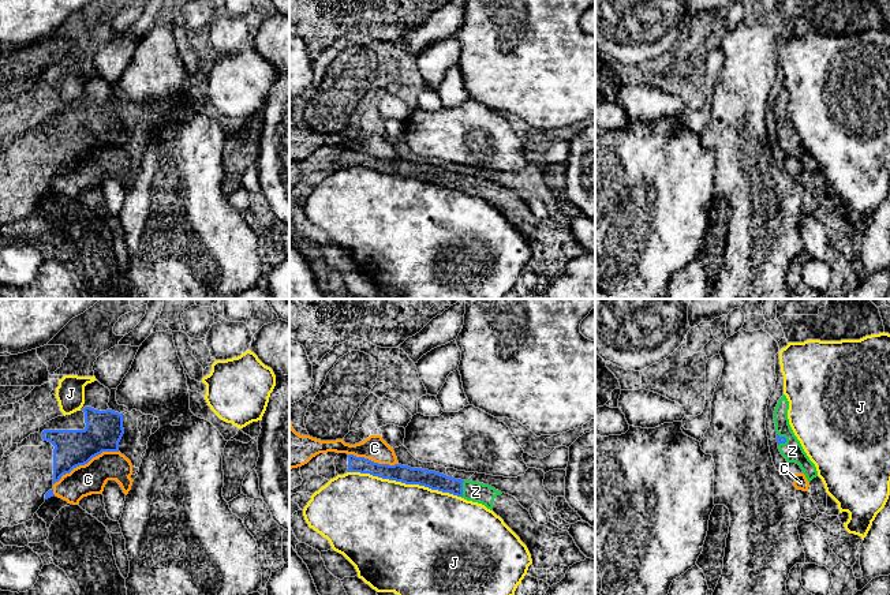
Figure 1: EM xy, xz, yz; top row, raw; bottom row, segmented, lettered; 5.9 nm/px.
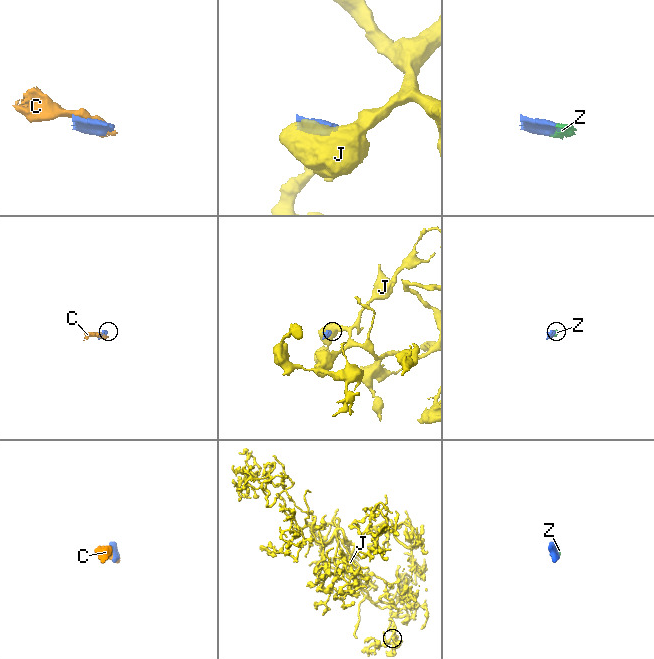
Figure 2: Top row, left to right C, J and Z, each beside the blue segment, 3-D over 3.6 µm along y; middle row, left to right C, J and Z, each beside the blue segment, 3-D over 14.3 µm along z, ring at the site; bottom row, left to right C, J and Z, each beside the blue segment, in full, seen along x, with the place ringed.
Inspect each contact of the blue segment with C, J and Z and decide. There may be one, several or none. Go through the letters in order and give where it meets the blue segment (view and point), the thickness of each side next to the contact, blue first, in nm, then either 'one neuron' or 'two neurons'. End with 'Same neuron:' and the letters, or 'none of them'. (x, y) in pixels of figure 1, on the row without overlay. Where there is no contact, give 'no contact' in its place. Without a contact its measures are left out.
C: xy (85, 157) | 220/180 nm | two neurons
J: xz (404, 176) | 110/480 nm | two neurons
Z: xz (462, 183) | 110/120 nm | one neuron
Same neuron: Z

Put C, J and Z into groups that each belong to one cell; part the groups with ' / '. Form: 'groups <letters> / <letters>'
groups C / J / Z

